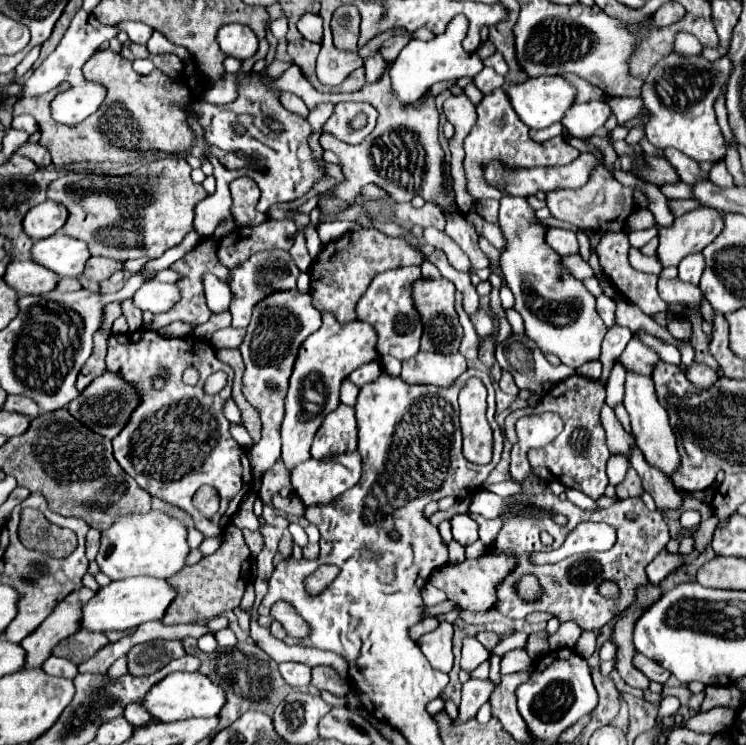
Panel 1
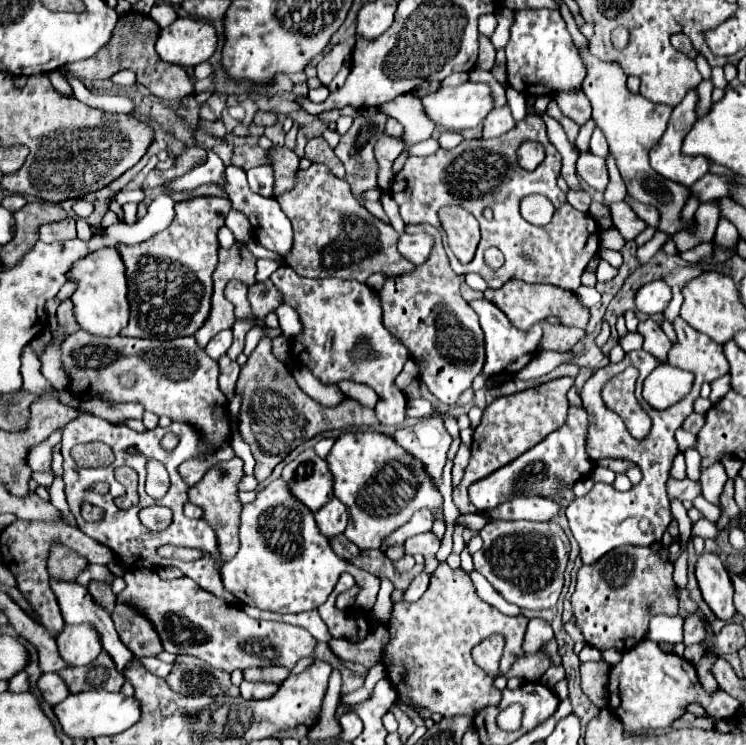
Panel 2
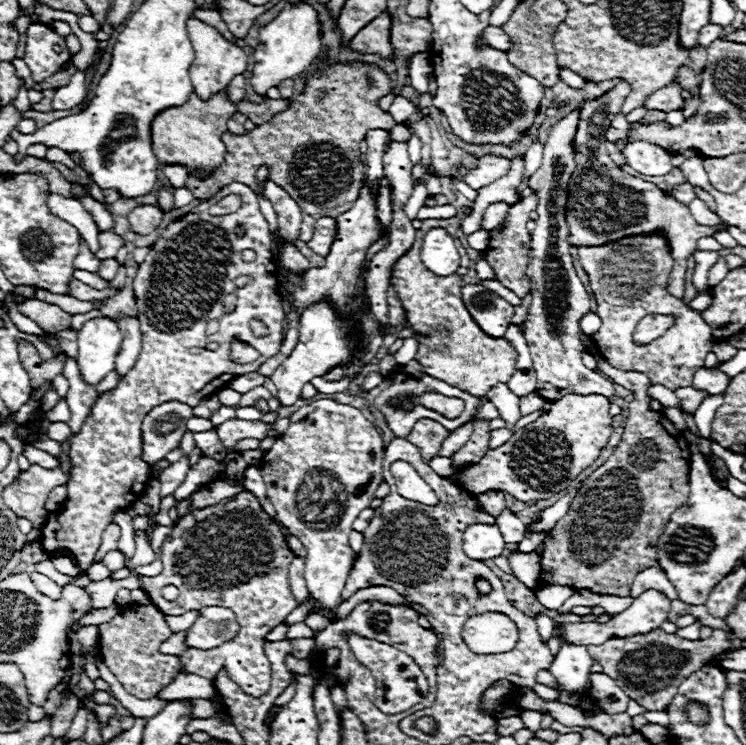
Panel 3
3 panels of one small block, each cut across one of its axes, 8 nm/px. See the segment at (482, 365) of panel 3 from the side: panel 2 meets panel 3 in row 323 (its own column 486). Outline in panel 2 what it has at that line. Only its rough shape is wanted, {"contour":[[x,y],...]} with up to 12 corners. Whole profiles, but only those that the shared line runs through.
{"contour":[[556,378],[484,410],[472,456],[454,488],[512,462],[564,426],[574,378]]}

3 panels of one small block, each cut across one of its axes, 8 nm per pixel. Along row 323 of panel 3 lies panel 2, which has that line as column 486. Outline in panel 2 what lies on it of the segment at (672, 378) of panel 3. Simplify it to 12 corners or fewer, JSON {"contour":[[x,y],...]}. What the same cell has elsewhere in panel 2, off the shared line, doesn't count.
{"contour":[[440,562],[396,602],[382,650],[402,704],[474,716],[500,690],[472,648],[526,656],[526,616],[478,598]]}

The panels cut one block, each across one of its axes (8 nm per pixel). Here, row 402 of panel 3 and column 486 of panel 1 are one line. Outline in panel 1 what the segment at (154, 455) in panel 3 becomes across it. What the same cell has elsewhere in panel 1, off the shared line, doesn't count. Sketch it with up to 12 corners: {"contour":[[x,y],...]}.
{"contour":[[580,154],[564,168],[484,164],[484,180],[510,196],[580,188],[598,166]]}

